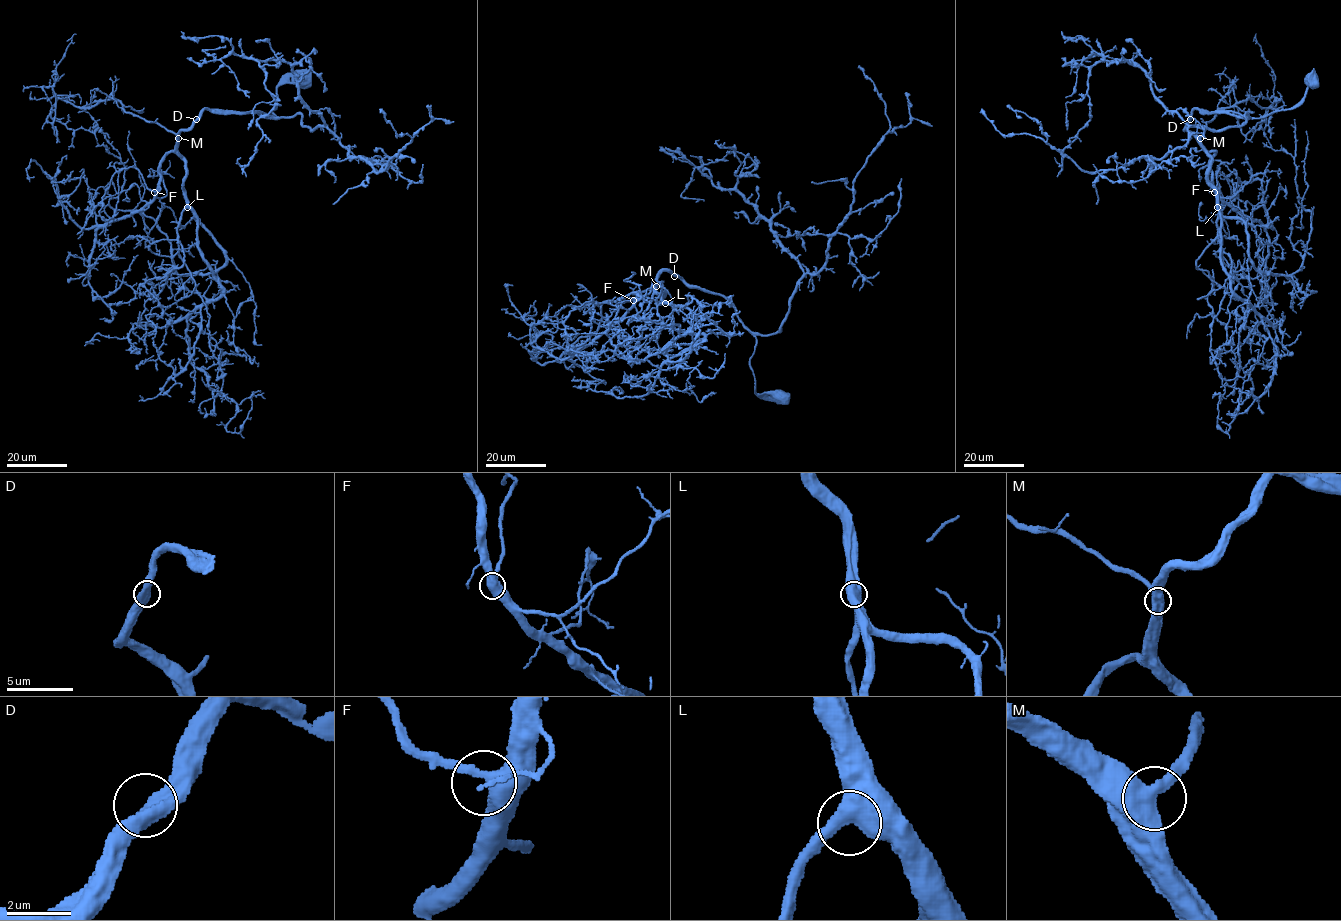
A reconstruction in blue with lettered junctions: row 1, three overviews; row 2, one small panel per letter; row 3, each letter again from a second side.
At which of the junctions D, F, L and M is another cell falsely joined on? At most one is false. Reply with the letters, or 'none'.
none

